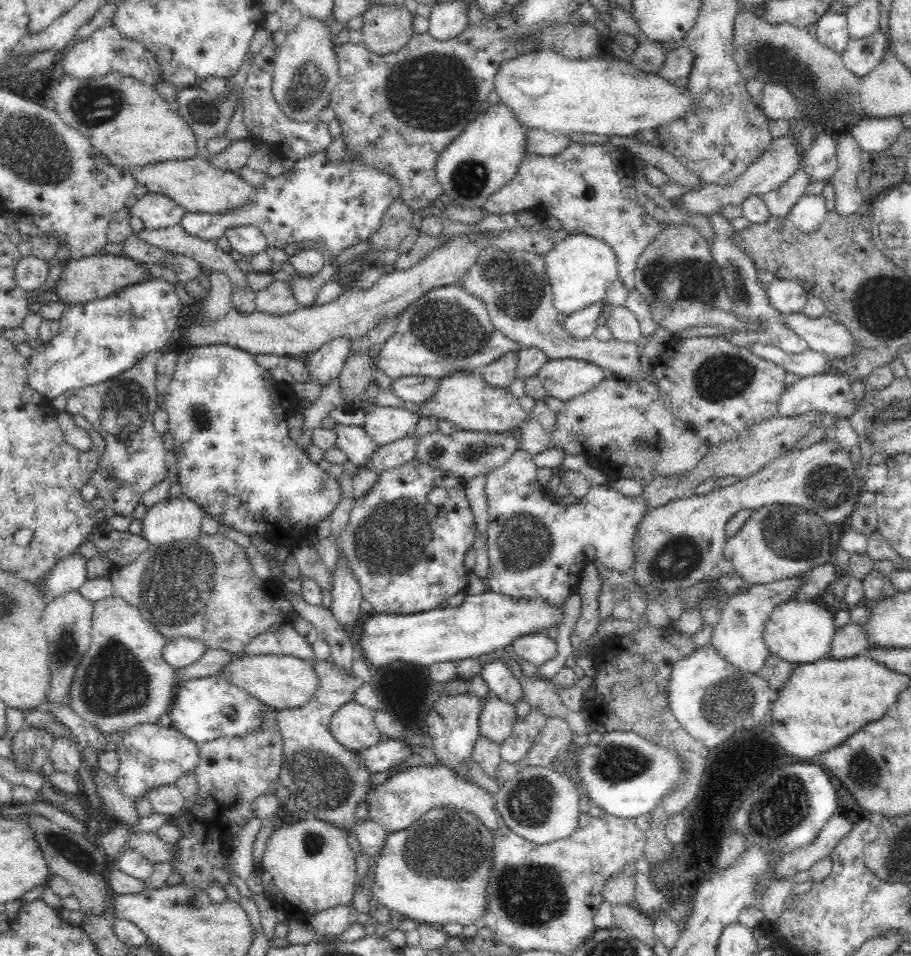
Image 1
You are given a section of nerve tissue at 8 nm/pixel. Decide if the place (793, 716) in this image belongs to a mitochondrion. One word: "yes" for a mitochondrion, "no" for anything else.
no

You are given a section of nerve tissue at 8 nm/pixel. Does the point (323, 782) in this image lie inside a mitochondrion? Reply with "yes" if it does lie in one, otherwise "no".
yes

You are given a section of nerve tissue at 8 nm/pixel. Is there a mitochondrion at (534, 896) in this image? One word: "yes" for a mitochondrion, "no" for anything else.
yes

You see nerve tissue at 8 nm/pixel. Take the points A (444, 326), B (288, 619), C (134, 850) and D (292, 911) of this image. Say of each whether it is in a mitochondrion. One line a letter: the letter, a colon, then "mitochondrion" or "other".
A: mitochondrion
B: other
C: other
D: other

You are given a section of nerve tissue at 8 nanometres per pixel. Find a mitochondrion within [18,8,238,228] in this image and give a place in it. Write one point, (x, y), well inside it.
(93, 105)

